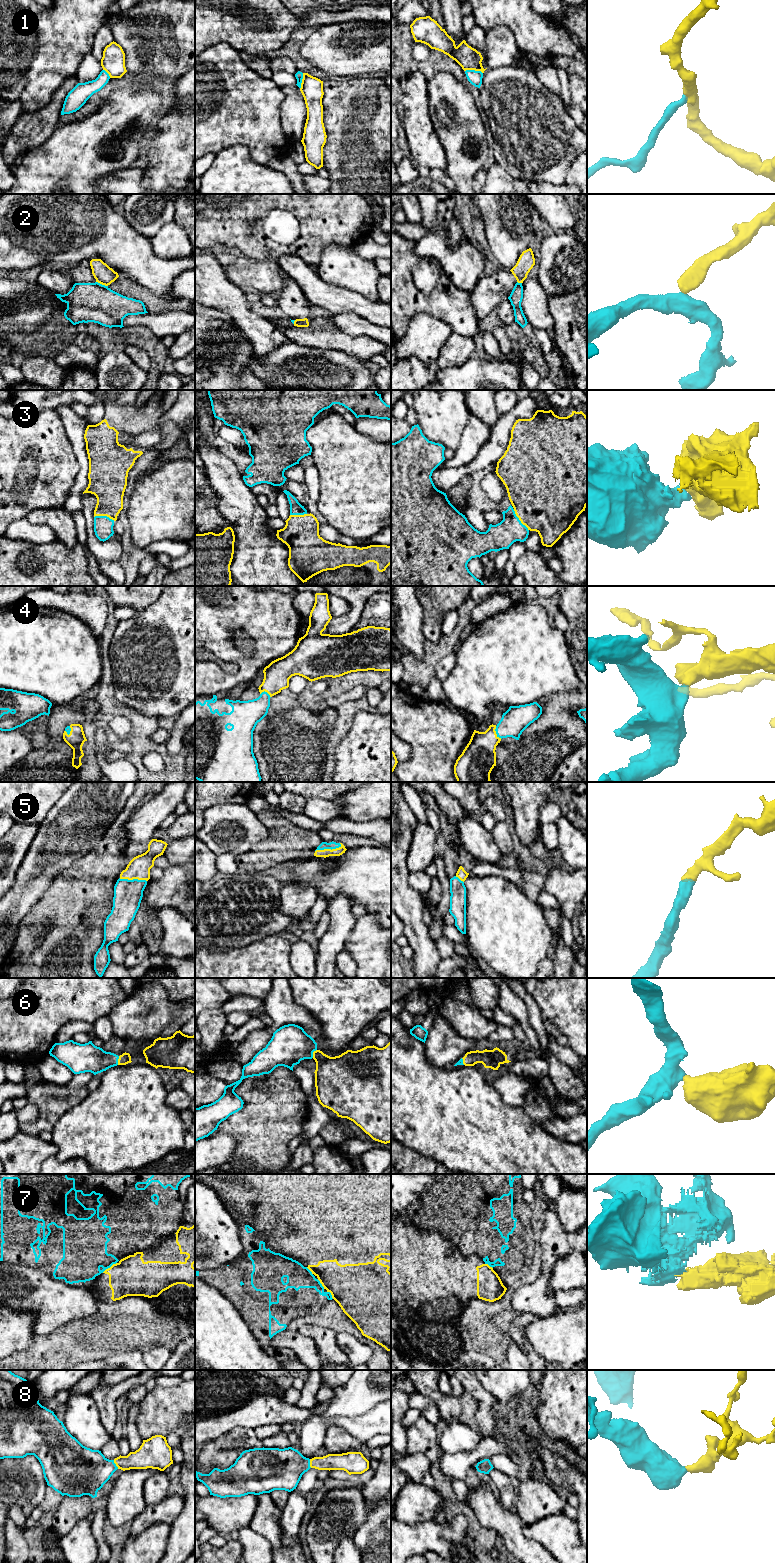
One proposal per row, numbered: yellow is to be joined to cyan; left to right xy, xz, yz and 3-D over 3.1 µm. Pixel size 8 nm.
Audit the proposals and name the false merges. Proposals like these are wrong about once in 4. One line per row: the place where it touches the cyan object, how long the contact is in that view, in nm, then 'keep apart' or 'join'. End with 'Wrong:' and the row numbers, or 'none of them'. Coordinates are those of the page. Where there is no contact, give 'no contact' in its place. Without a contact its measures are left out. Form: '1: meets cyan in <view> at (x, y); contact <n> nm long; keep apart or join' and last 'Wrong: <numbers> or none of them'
1: meets cyan in yz at (474, 70); contact 150 nm long; keep apart
2: meets cyan in xy at (101, 284); contact 100 nm long; keep apart
3: meets cyan in yz at (519, 520); contact 220 nm long; join
4: meets cyan in yz at (496, 733); contact 120 nm long; join
5: meets cyan in xz at (328, 848); contact 220 nm long; join
6: meets cyan in xz at (312, 1053); contact 80 nm long; join
7: meets cyan in xy at (109, 1267); contact 150 nm long; keep apart
8: meets cyan in xy at (115, 1464); contact 80 nm long; join
Wrong: 1, 2, 7

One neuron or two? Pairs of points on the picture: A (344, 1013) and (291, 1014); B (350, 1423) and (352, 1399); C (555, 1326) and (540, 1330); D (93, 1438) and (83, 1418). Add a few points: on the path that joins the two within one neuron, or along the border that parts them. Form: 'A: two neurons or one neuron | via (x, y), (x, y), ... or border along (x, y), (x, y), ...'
A: two neurons | border along (292, 999), (313, 1017), (320, 1026), (321, 1035)
B: two neurons | border along (372, 1409), (355, 1417), (326, 1418)
C: one neuron | via (551, 1330), (544, 1330)
D: one neuron | via (91, 1433), (83, 1423)

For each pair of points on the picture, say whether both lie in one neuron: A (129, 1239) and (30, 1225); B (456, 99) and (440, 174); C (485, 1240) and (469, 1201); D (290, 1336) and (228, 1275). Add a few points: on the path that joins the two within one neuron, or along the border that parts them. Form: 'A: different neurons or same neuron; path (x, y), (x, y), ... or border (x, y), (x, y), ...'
A: same neuron; path (104, 1225), (55, 1225)
B: different neurons; border (444, 169), (454, 183)
C: same neuron; path (483, 1230), (472, 1219), (472, 1211)
D: different neurons; border (285, 1328), (271, 1338), (270, 1345), (273, 1348)

